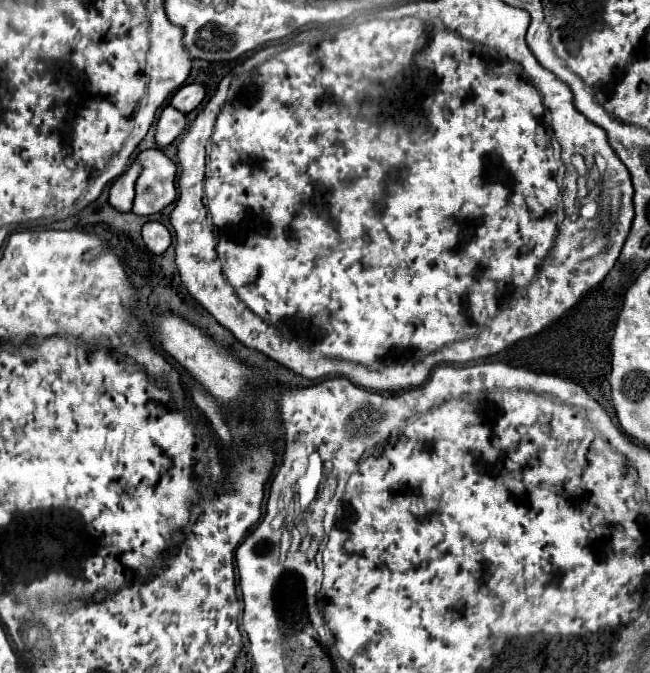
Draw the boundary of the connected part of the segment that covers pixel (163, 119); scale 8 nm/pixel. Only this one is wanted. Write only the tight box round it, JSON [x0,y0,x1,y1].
[156,107,186,149]

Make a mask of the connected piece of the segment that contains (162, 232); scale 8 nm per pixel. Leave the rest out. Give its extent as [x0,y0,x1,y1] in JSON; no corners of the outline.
[142,221,172,255]

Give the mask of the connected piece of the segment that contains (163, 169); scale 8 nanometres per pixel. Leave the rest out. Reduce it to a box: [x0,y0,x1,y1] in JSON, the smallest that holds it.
[132,149,176,215]

